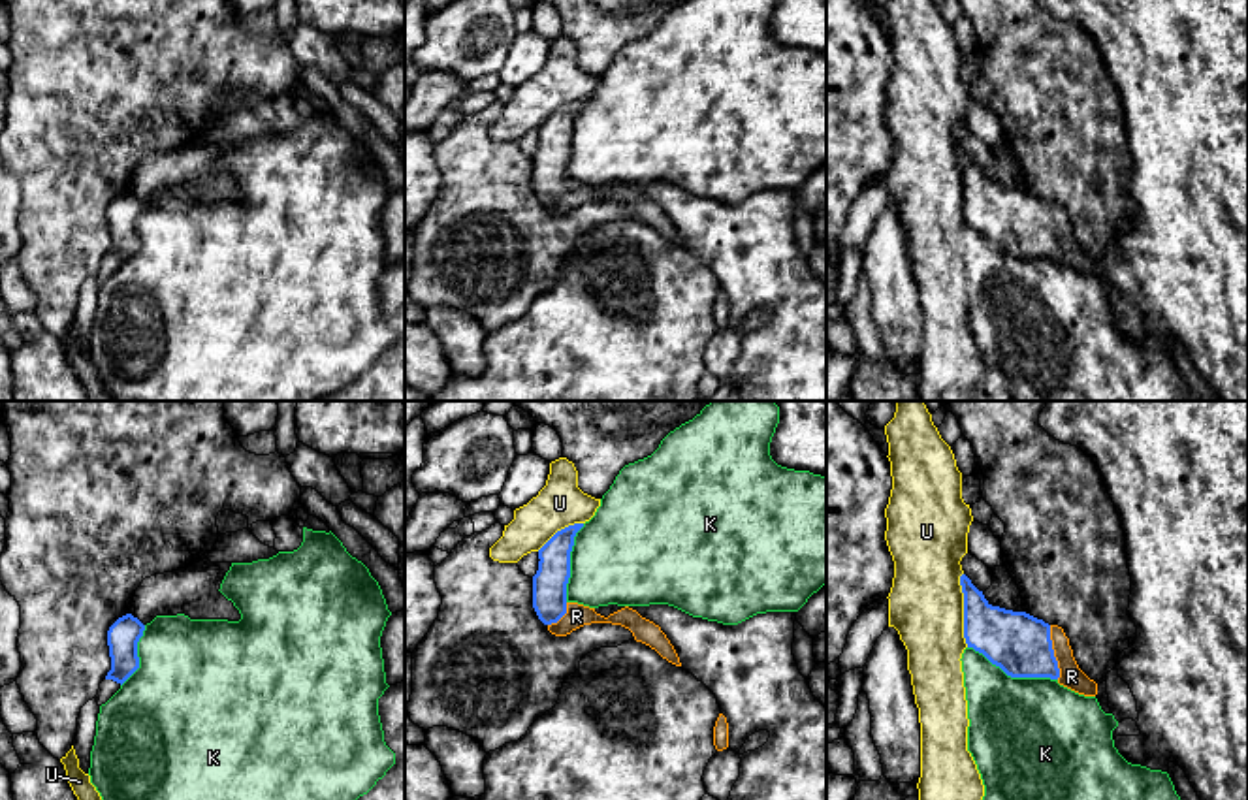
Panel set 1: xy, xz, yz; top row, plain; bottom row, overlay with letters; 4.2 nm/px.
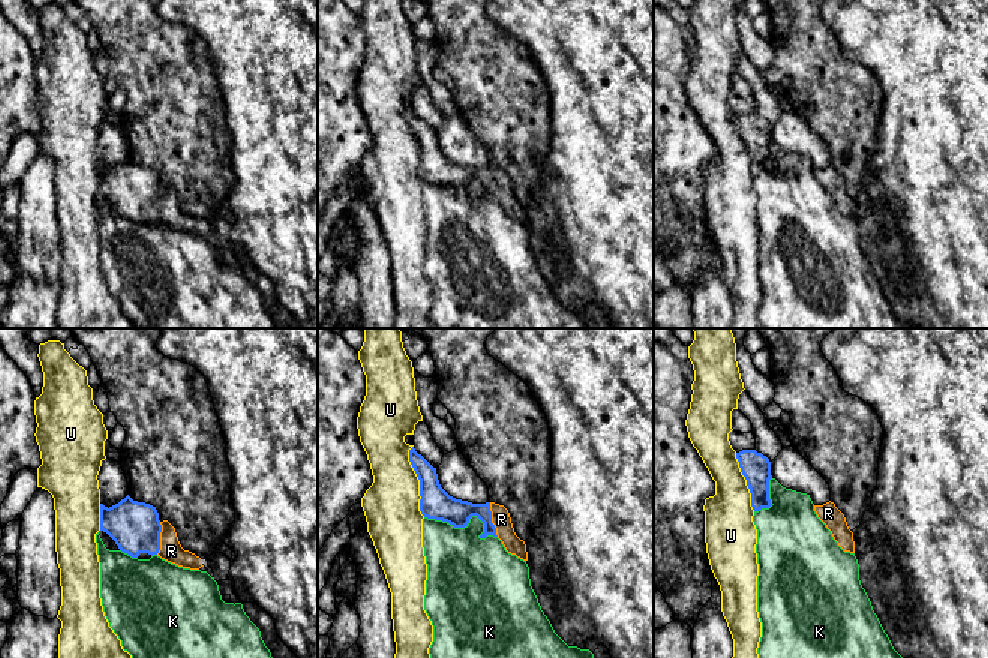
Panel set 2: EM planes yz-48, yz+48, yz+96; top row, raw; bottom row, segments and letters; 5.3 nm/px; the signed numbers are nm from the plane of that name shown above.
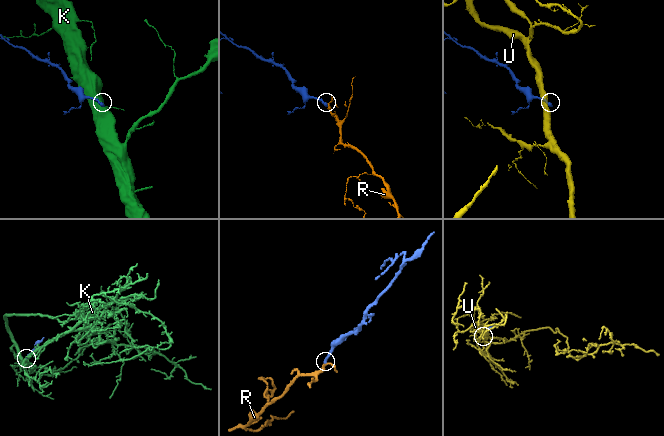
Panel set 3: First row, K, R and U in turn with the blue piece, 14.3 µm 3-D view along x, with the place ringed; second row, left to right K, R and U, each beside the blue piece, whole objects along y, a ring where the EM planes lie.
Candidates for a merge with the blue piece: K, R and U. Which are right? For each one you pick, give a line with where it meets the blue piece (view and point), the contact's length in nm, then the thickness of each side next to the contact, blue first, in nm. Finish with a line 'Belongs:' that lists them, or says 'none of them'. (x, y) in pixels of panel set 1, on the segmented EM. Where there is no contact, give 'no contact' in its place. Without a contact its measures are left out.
R: yz (1053, 652) | 240 nm | 260/100 nm
Belongs: R

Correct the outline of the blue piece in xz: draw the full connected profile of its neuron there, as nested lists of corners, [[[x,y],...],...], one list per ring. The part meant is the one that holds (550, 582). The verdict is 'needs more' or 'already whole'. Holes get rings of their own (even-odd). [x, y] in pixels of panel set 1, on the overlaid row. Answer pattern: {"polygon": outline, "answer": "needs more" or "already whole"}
{"polygon": [[[574,523],[557,531],[538,550],[538,570],[533,576],[533,608],[538,619],[555,636],[567,636],[572,631],[591,623],[621,625],[632,632],[636,642],[649,646],[668,663],[681,666],[674,646],[661,627],[642,617],[636,610],[625,606],[604,617],[597,614],[595,608],[567,600],[570,552],[574,546],[574,536],[582,527],[584,523]]], "answer": "needs more"}

